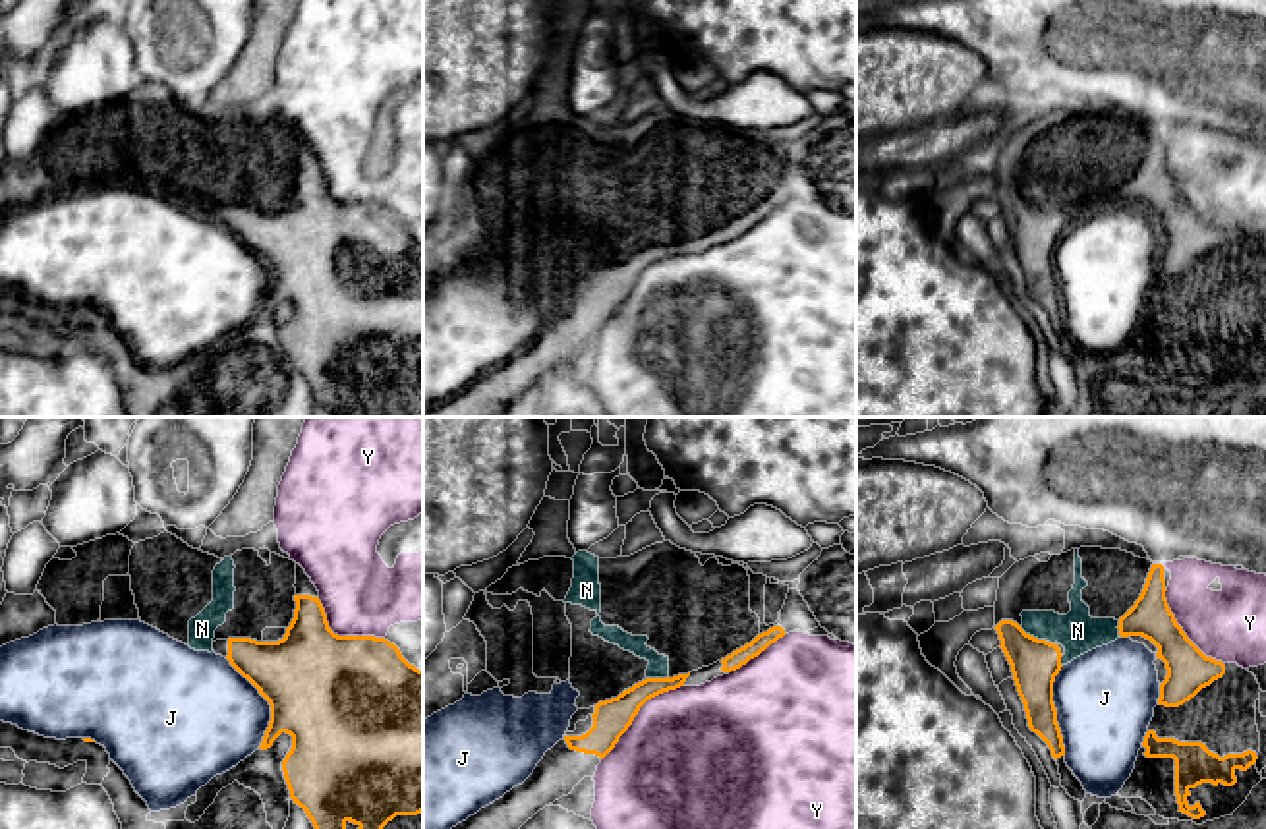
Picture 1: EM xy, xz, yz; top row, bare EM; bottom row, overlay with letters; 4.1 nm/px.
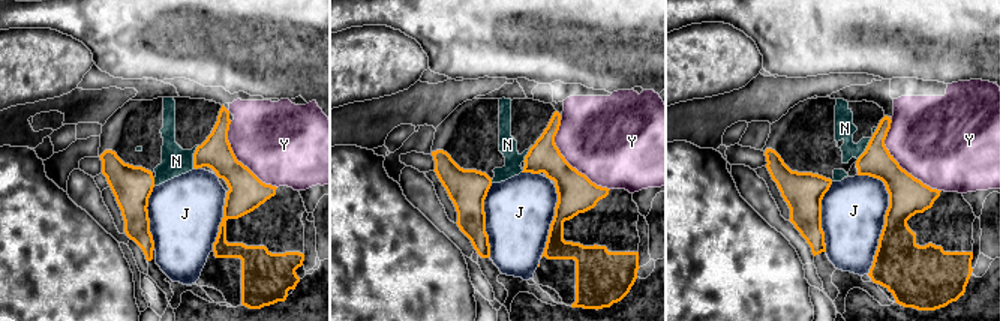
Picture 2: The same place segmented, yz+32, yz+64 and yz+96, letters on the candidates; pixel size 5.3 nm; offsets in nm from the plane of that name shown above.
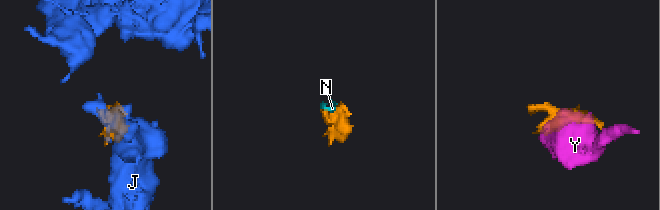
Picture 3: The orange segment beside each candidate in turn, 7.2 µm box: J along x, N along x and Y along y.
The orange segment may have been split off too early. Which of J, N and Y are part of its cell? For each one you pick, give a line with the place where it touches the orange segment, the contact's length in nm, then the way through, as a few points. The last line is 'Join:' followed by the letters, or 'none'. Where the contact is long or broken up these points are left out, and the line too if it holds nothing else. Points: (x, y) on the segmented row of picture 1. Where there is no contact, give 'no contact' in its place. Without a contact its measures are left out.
N: contact yz (1036, 638); length 170 nm
Join: N

